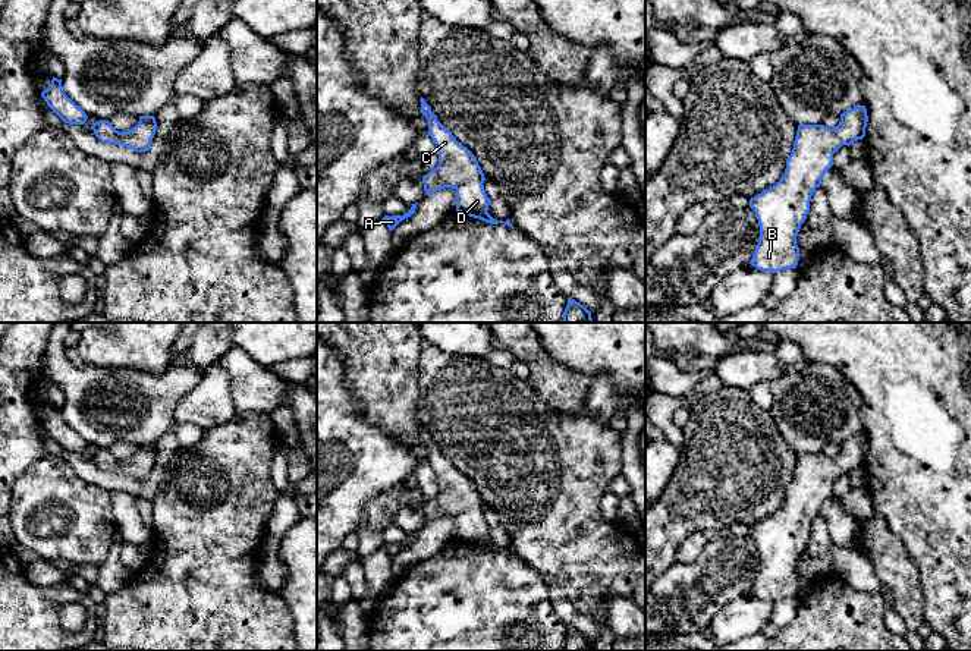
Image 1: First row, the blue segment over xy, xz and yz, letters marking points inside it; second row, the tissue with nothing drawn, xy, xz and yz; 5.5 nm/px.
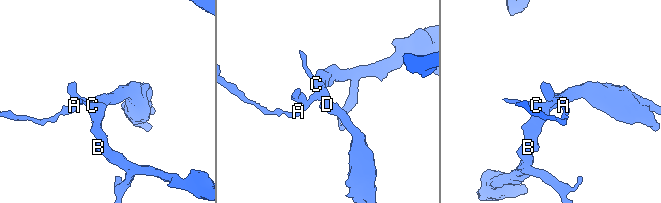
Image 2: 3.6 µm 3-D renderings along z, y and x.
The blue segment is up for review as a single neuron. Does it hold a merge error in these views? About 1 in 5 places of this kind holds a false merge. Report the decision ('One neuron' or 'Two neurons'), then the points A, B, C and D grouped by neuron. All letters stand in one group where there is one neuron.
One neuron. Groups: A B C D

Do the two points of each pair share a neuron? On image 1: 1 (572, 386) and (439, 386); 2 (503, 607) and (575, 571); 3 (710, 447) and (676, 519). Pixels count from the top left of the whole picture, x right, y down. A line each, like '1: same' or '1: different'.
1: different
2: different
3: same

